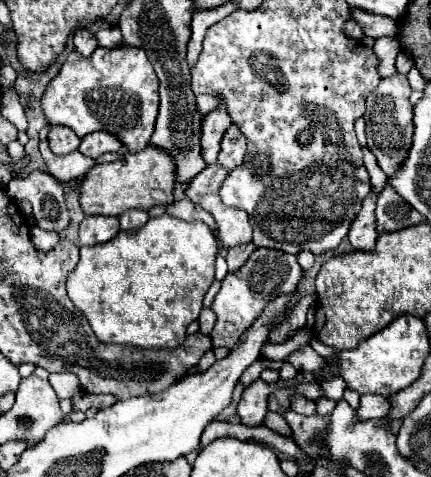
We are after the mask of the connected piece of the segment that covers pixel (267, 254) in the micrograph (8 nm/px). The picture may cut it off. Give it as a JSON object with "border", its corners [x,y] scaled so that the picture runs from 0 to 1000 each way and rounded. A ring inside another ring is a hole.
{"border":[[[594,520],[566,562],[543,574],[524,574],[515,587],[515,604],[492,633],[492,650],[501,654],[501,679],[487,700],[497,727],[541,730],[564,696],[608,658],[617,637],[654,616],[687,612],[701,587],[701,562],[682,532],[664,532],[654,524],[631,520]]]}

